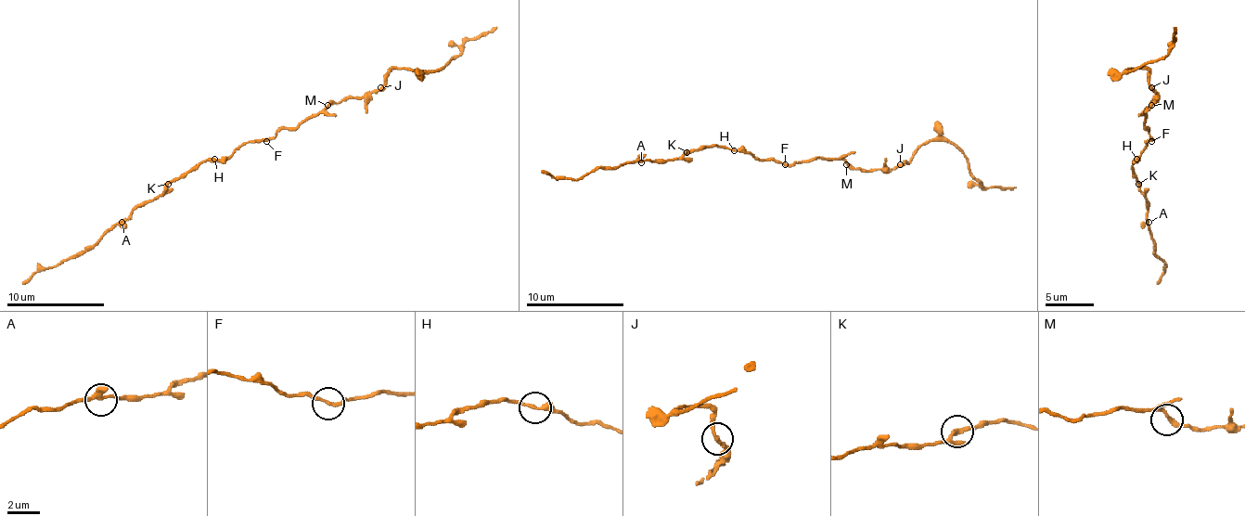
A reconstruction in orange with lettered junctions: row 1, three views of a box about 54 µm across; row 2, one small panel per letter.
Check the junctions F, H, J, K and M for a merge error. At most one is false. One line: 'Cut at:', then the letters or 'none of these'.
Cut at: none of these

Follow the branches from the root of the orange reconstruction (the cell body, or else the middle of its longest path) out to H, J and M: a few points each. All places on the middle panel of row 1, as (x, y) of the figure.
H: (785, 162), (756, 160), (743, 150), (734, 150)
J: (785, 162), (792, 164), (819, 157), (841, 157), (851, 167), (863, 170), (895, 170), (900, 164)
M: (785, 162), (792, 164), (819, 157), (841, 157), (846, 164)

